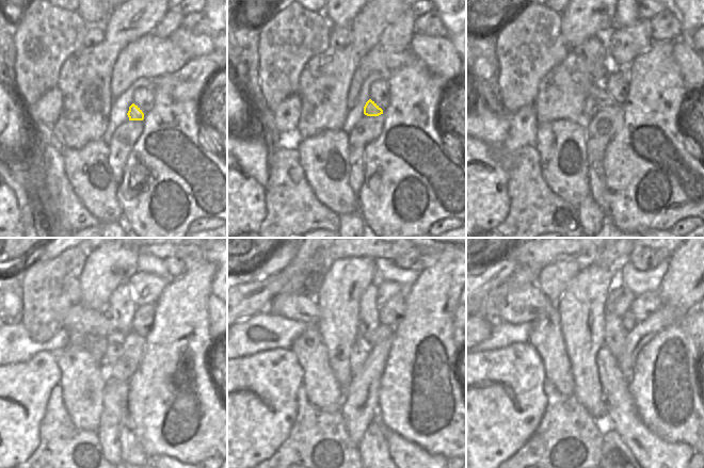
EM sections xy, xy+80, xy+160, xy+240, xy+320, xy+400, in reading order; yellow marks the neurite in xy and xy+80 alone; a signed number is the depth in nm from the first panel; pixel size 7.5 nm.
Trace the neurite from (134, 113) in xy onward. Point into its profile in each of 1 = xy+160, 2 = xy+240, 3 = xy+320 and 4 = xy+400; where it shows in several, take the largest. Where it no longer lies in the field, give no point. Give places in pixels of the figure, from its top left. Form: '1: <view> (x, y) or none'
1: xy+160 (597, 91)
2: xy+240 (80, 318)
3: xy+320 (292, 306)
4: xy+400 (523, 305)

